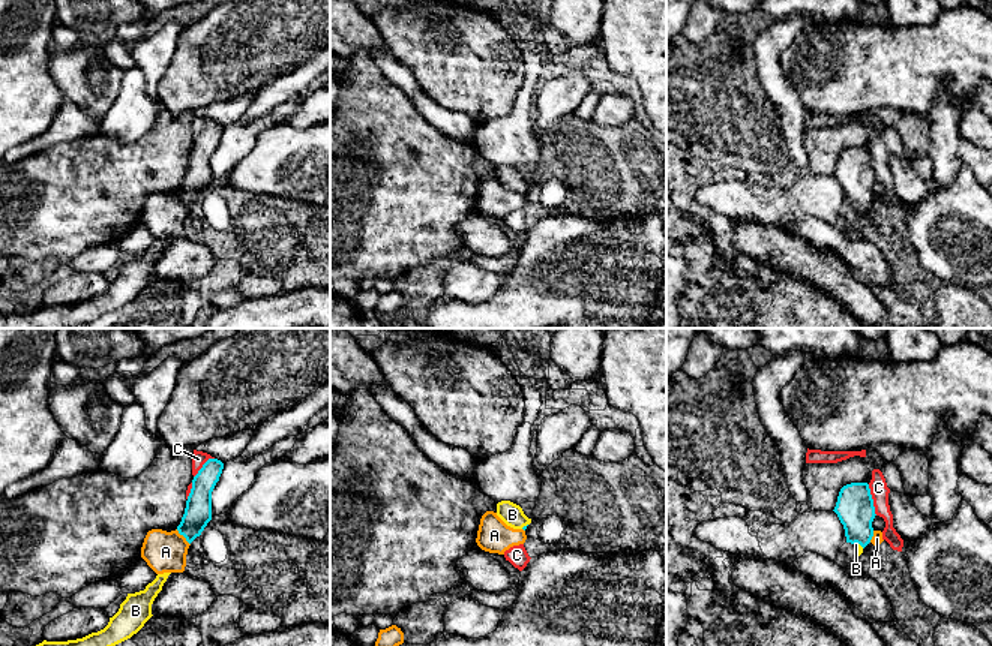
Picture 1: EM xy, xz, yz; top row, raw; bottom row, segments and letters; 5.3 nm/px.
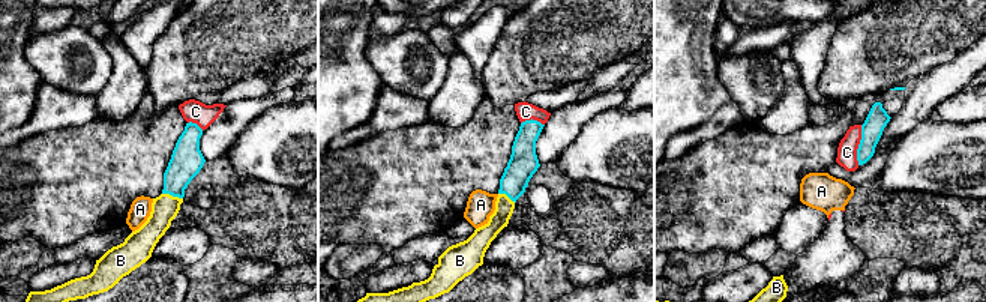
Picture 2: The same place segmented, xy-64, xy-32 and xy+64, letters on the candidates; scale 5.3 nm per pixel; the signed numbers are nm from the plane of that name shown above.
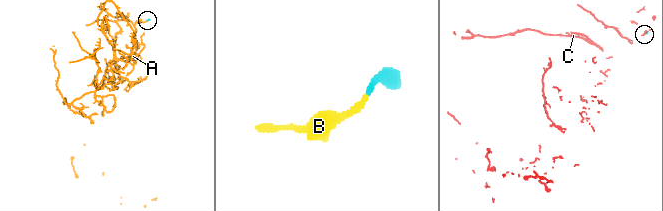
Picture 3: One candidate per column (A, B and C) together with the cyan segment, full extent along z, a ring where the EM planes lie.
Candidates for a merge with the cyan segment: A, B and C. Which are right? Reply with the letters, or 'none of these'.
B

